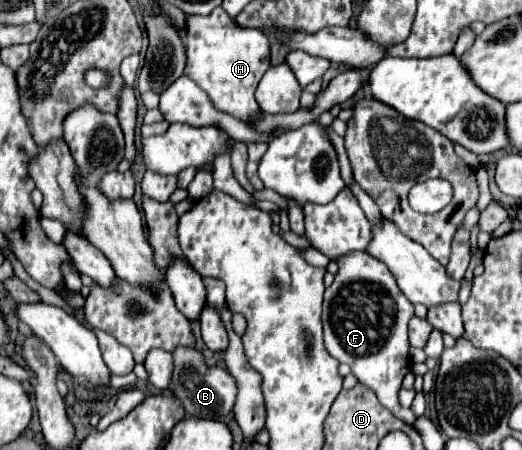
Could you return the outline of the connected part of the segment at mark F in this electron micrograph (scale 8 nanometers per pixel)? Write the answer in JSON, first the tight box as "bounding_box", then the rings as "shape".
{"bounding_box":[323,253,417,423],"shape":[[[349,253],[337,259],[339,273],[331,287],[325,289],[323,301],[323,341],[325,349],[339,363],[347,363],[351,373],[375,391],[385,409],[405,423],[417,417],[411,409],[403,409],[397,401],[401,381],[411,371],[407,323],[415,315],[413,305],[401,293],[389,267],[367,253]]]}

